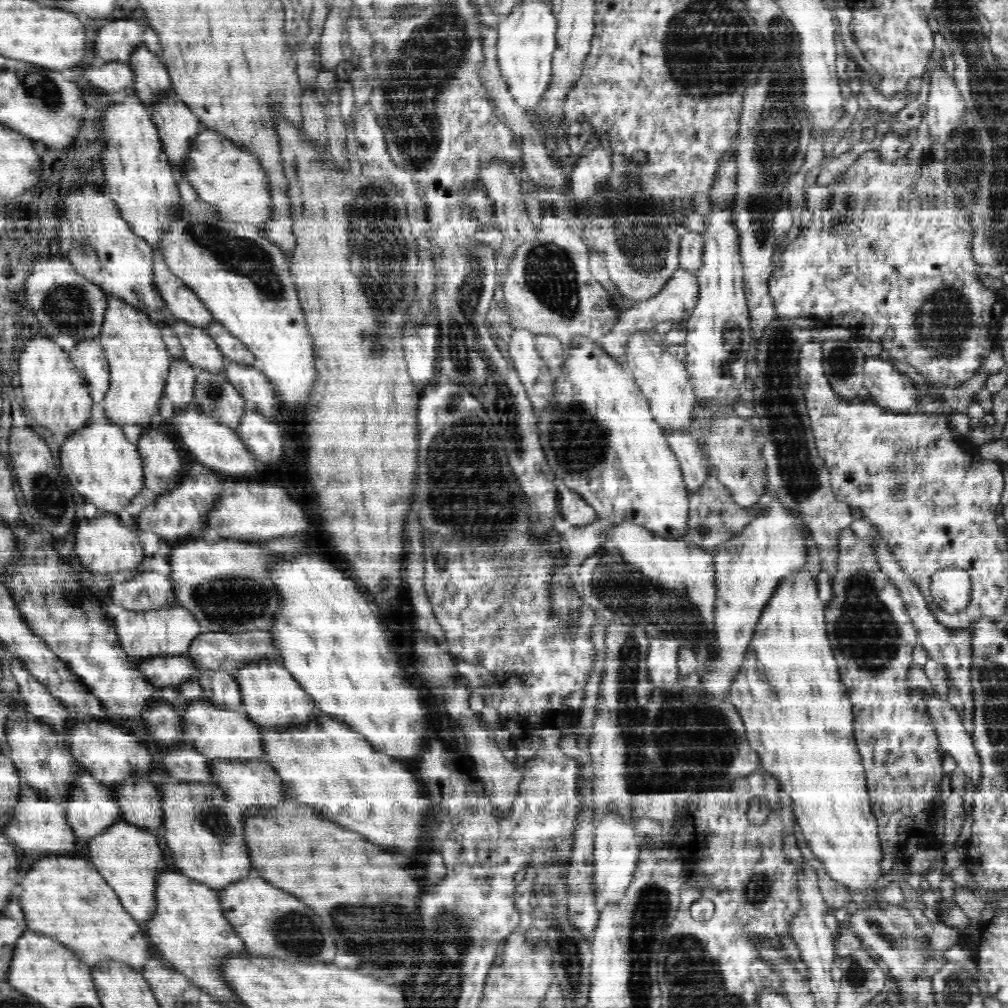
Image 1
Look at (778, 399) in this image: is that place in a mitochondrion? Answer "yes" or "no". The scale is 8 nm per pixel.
yes

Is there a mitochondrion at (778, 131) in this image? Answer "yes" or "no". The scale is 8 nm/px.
yes

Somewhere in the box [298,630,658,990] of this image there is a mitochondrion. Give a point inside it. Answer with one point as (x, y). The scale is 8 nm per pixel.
(375, 936)

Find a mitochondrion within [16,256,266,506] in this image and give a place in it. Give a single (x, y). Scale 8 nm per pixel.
(68, 306)

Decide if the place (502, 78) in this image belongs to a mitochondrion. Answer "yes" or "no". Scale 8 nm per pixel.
no

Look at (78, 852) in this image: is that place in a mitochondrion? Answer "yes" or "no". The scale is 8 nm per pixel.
no

